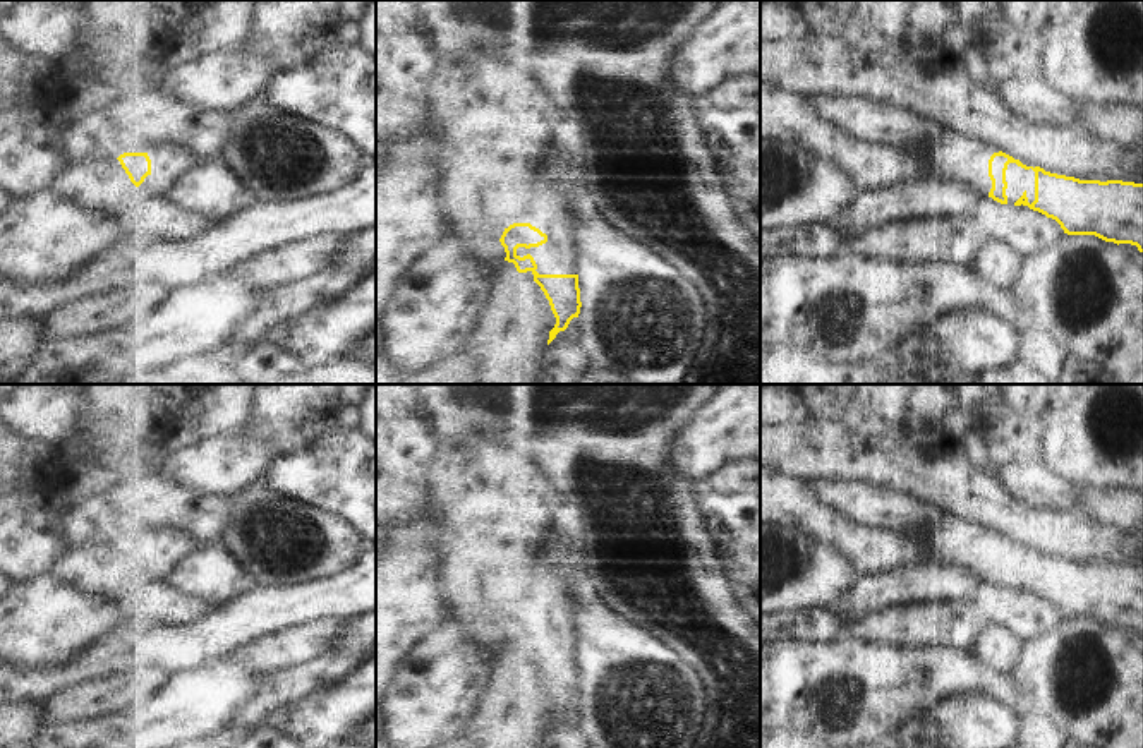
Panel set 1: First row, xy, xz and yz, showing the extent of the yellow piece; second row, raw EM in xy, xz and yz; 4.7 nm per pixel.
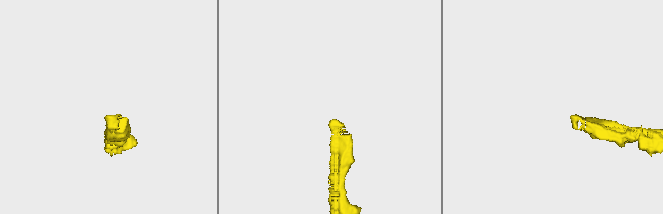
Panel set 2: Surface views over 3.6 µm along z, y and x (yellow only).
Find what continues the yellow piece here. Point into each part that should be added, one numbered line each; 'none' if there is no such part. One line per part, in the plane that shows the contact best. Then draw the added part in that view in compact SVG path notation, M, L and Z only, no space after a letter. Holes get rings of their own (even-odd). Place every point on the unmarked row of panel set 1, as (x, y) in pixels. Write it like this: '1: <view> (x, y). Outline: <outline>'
1: yz (956, 537). Outline: M949 515L935 532L915 537L939 551L944 558L961 558L965 563L973 564L977 573L989 580L992 573L989 544L994 537L973 522Z

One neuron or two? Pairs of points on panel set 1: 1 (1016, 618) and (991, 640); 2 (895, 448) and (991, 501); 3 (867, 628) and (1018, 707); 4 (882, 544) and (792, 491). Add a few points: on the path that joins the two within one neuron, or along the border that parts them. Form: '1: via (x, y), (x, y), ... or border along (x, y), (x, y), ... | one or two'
1: border along (980, 621), (1001, 625), (1025, 644) | two
2: via (919, 469), (943, 482), (967, 488) | one
3: border along (862, 639), (872, 644), (943, 645) | two
4: via (860, 544), (826, 525), (814, 513) | one

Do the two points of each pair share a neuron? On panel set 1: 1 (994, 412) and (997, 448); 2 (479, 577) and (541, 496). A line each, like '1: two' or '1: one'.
1: one
2: one

